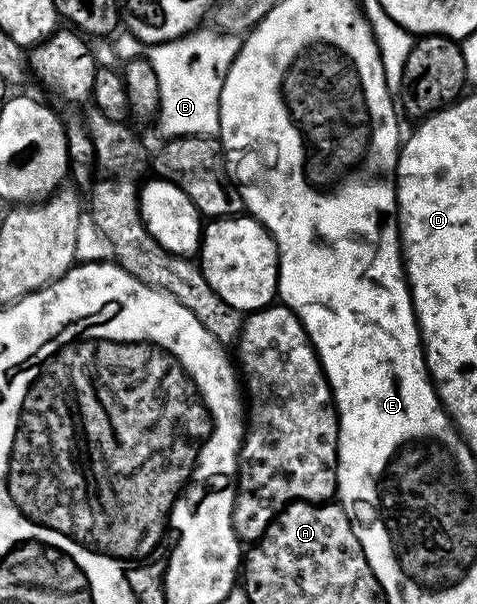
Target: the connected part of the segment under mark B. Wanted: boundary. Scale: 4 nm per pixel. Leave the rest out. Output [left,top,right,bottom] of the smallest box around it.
[152,31,242,139]

